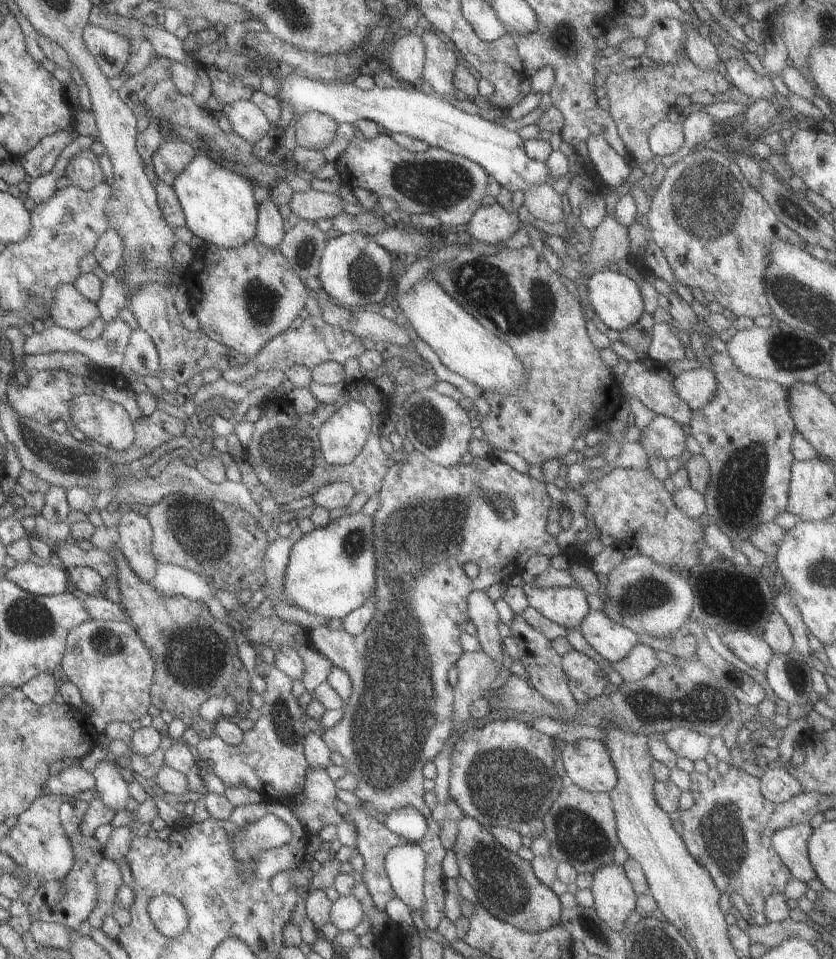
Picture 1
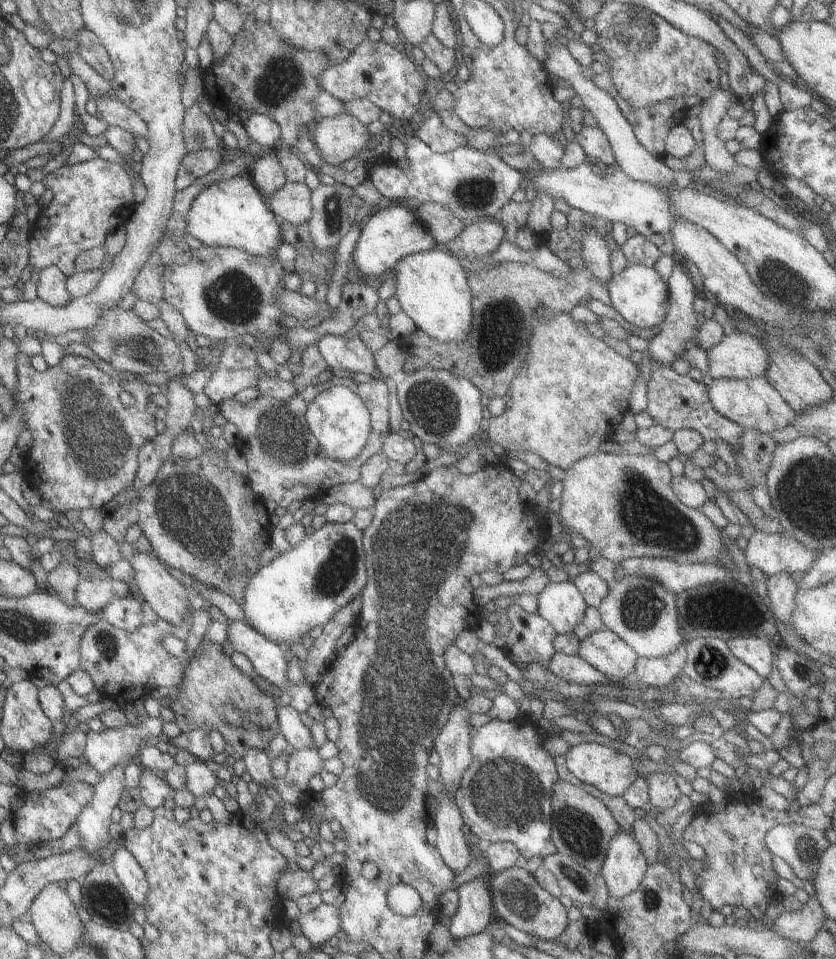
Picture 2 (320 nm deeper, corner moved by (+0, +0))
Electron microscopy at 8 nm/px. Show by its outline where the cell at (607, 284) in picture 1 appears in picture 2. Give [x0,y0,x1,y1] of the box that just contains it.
[606,264,667,328]

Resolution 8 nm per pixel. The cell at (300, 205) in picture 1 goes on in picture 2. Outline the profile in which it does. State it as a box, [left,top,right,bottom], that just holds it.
[266,180,311,224]

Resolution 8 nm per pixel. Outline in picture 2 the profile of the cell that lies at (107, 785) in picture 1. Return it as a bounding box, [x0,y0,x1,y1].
[82,708,174,775]

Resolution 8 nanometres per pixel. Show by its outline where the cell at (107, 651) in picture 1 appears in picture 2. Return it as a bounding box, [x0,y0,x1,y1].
[78,619,182,704]

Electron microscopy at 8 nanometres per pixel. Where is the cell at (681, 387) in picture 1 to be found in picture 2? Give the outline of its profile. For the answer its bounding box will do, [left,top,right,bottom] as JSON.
[706,376,795,434]

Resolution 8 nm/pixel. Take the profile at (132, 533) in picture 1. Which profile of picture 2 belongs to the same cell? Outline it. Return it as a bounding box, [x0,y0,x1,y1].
[128,553,192,626]

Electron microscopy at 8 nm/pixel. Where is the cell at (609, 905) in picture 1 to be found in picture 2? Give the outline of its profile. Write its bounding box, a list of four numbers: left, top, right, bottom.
[598,828,647,898]

